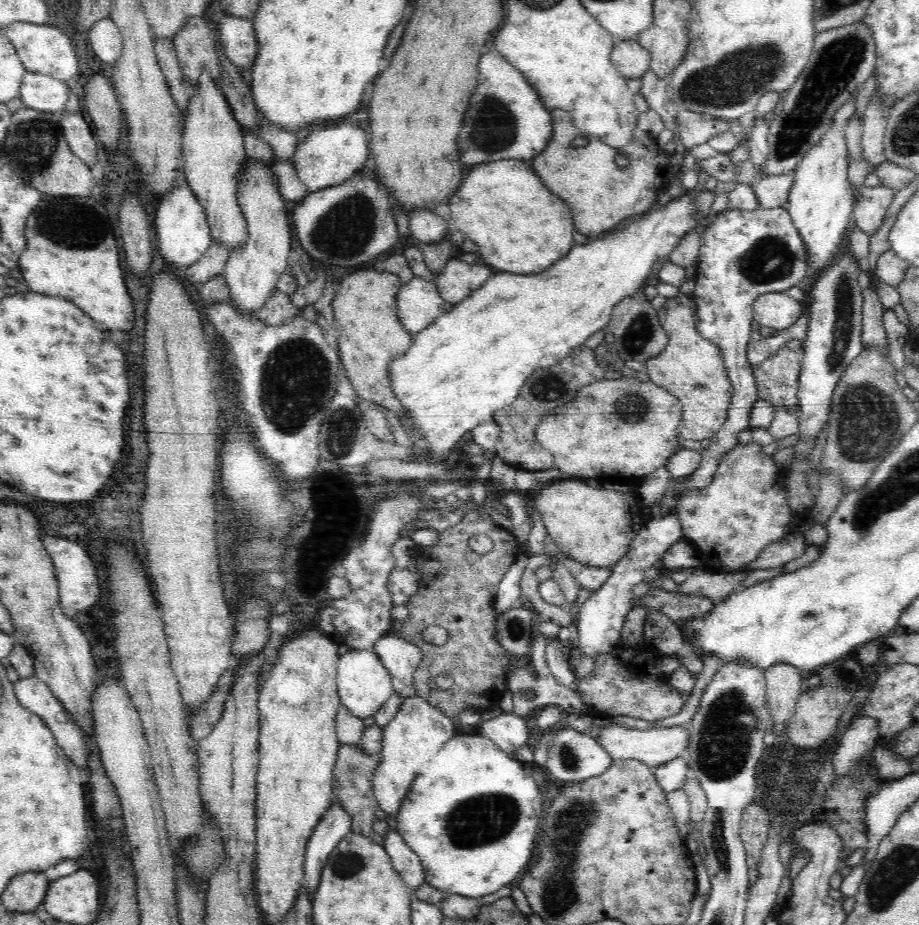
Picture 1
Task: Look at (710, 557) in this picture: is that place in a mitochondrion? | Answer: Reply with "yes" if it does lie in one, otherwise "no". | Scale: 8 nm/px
no

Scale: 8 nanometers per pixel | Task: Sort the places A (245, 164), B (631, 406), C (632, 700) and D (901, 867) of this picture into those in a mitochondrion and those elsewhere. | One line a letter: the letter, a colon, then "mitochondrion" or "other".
A: other
B: mitochondrion
C: other
D: mitochondrion

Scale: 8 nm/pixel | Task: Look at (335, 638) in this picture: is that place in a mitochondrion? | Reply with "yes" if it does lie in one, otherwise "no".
no

